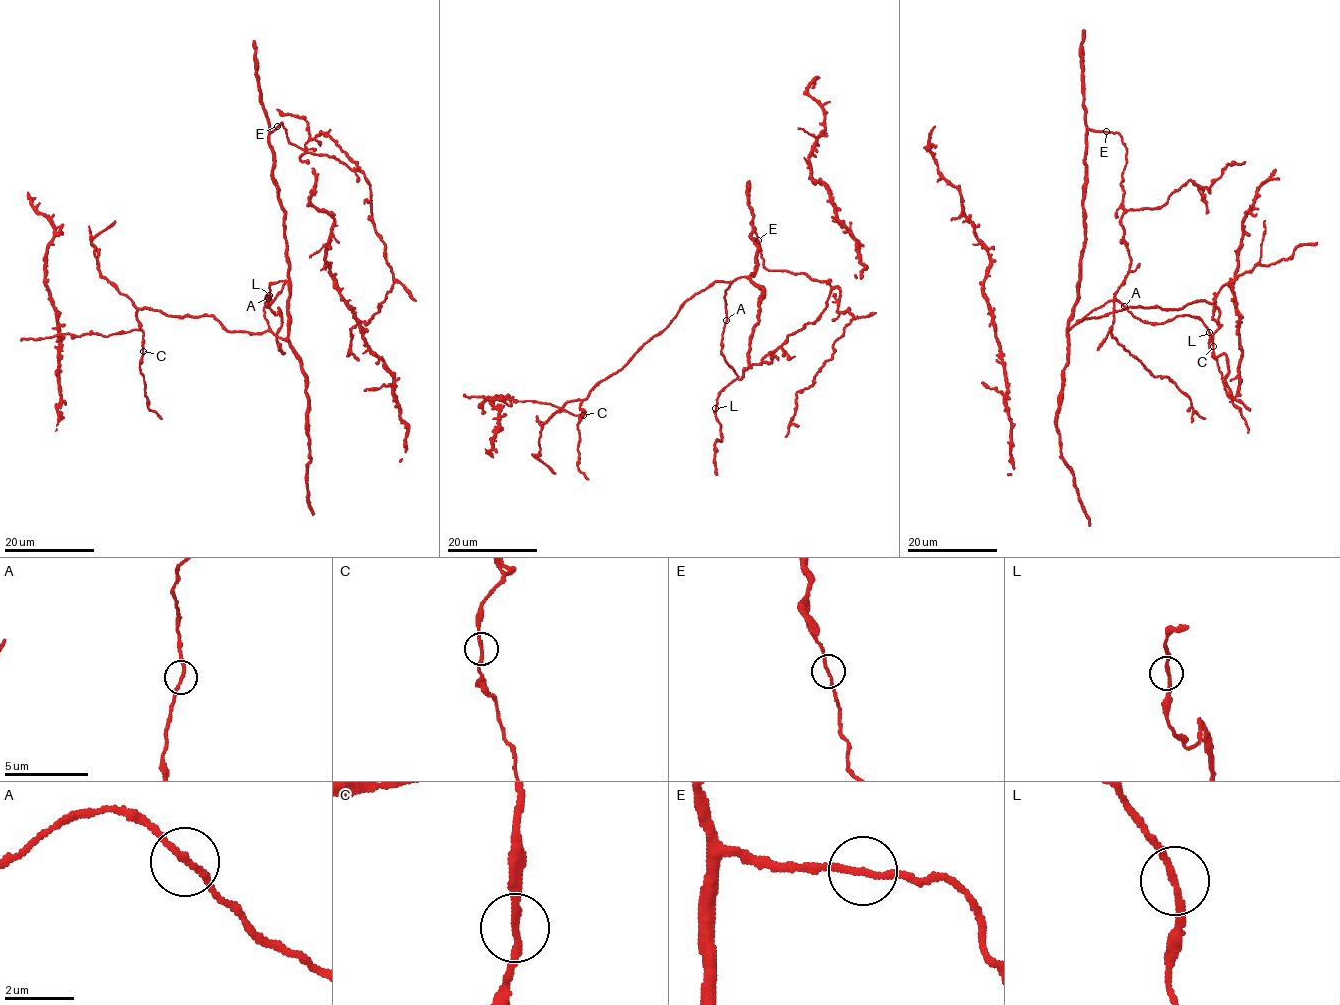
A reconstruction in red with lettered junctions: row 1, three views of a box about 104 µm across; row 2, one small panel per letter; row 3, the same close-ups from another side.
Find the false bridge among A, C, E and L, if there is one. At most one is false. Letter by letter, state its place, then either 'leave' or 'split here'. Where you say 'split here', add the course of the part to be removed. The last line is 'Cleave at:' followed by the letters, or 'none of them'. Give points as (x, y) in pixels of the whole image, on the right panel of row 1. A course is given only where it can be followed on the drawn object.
A: (1124, 306) | leave
C: (1213, 346) | leave
E: (1106, 131) | leave
L: (1209, 332) | leave
Cleave at: none of them

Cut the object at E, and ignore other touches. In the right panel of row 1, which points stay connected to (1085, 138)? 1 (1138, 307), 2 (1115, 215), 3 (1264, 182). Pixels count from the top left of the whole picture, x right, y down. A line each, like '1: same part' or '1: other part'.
1: same part
2: other part
3: same part

